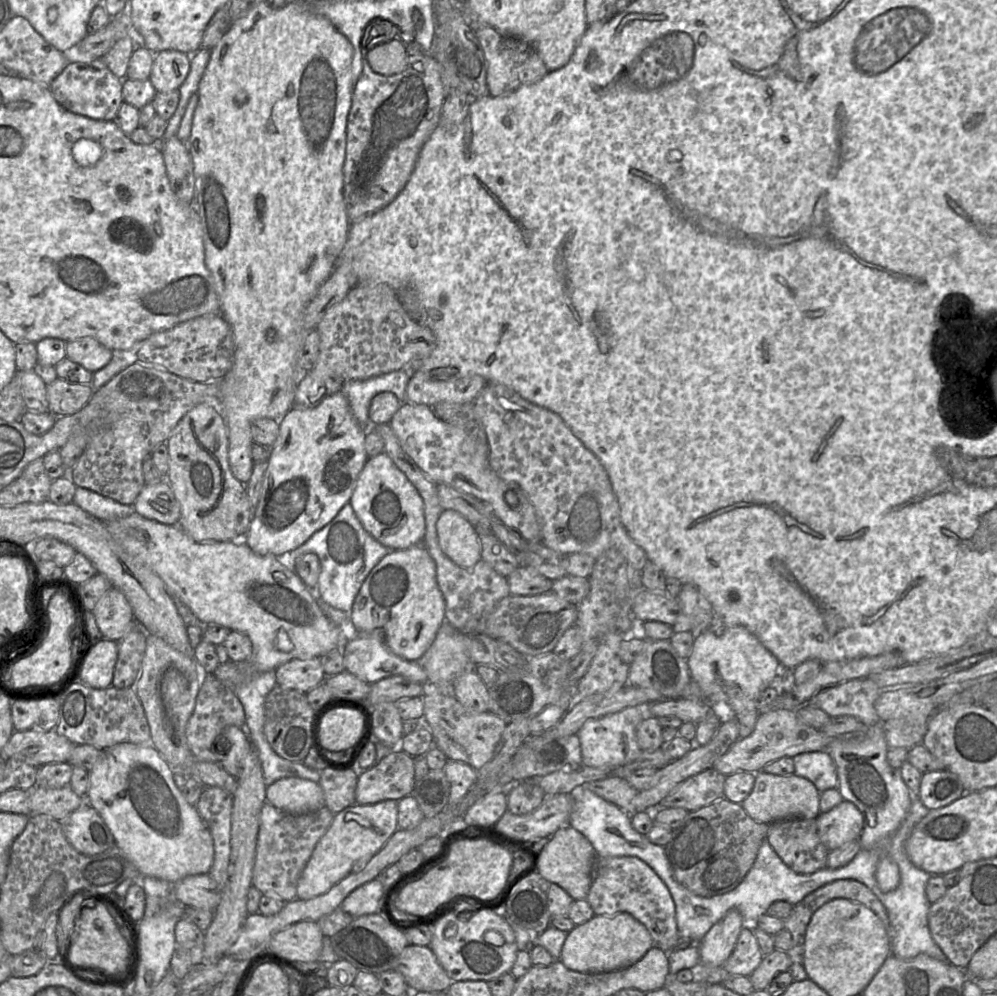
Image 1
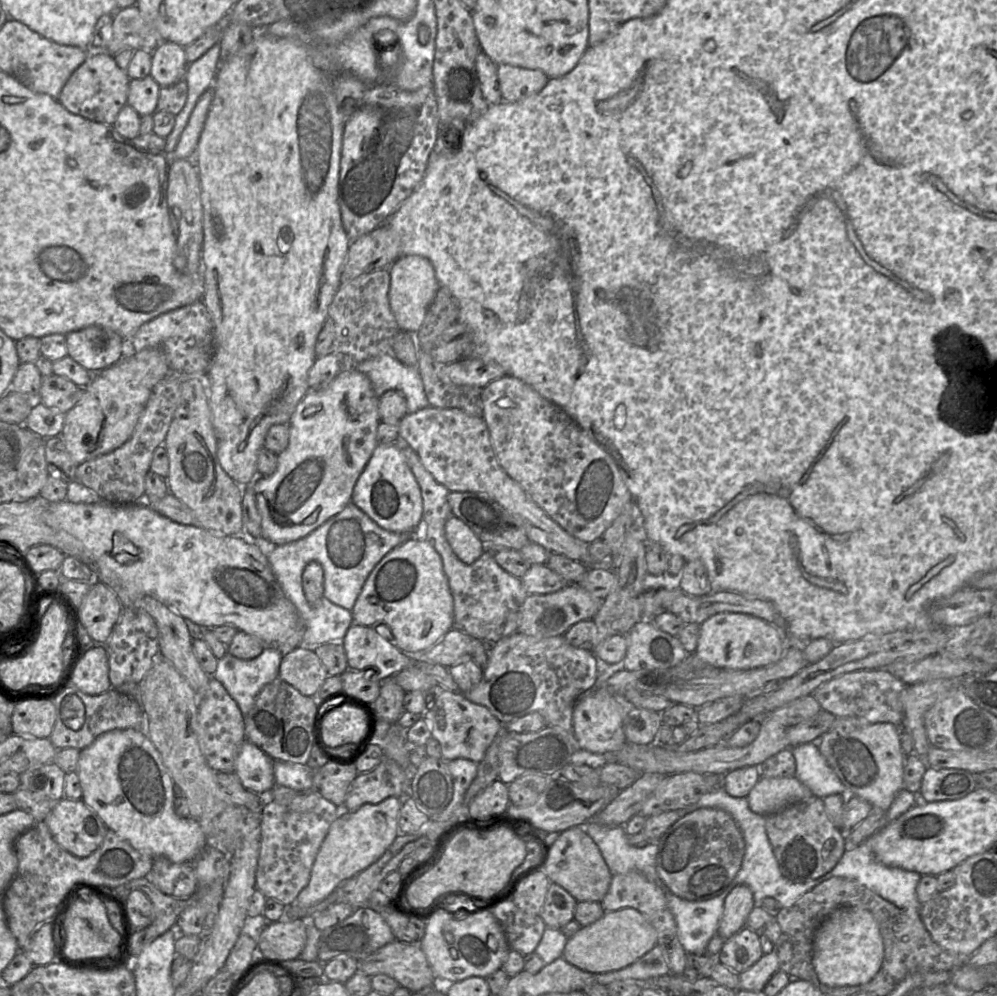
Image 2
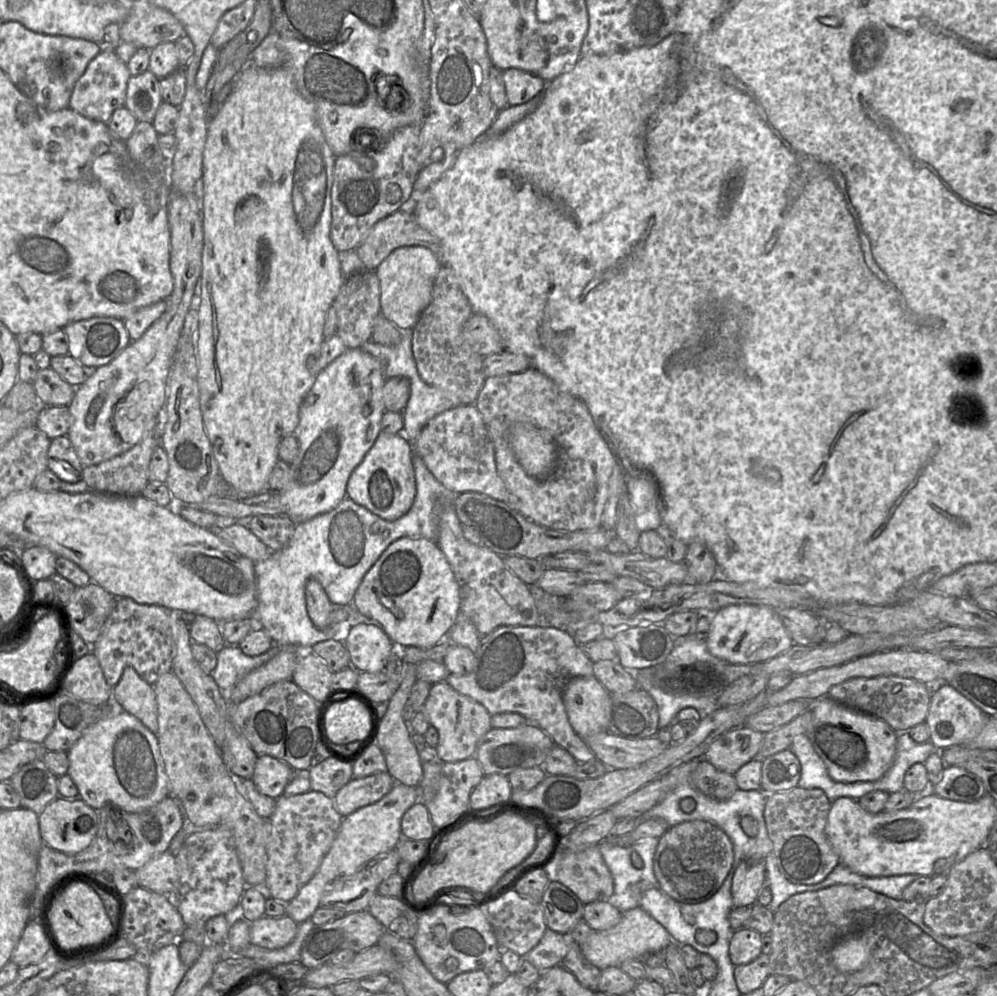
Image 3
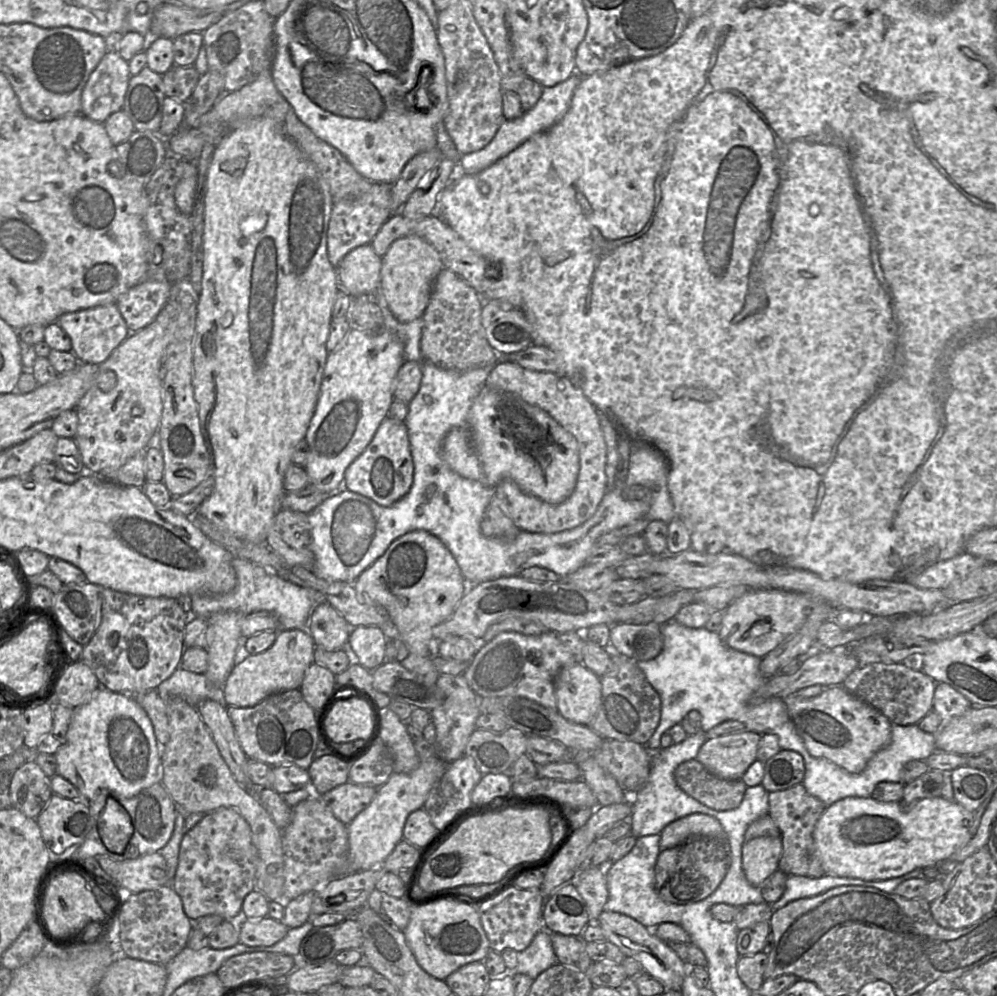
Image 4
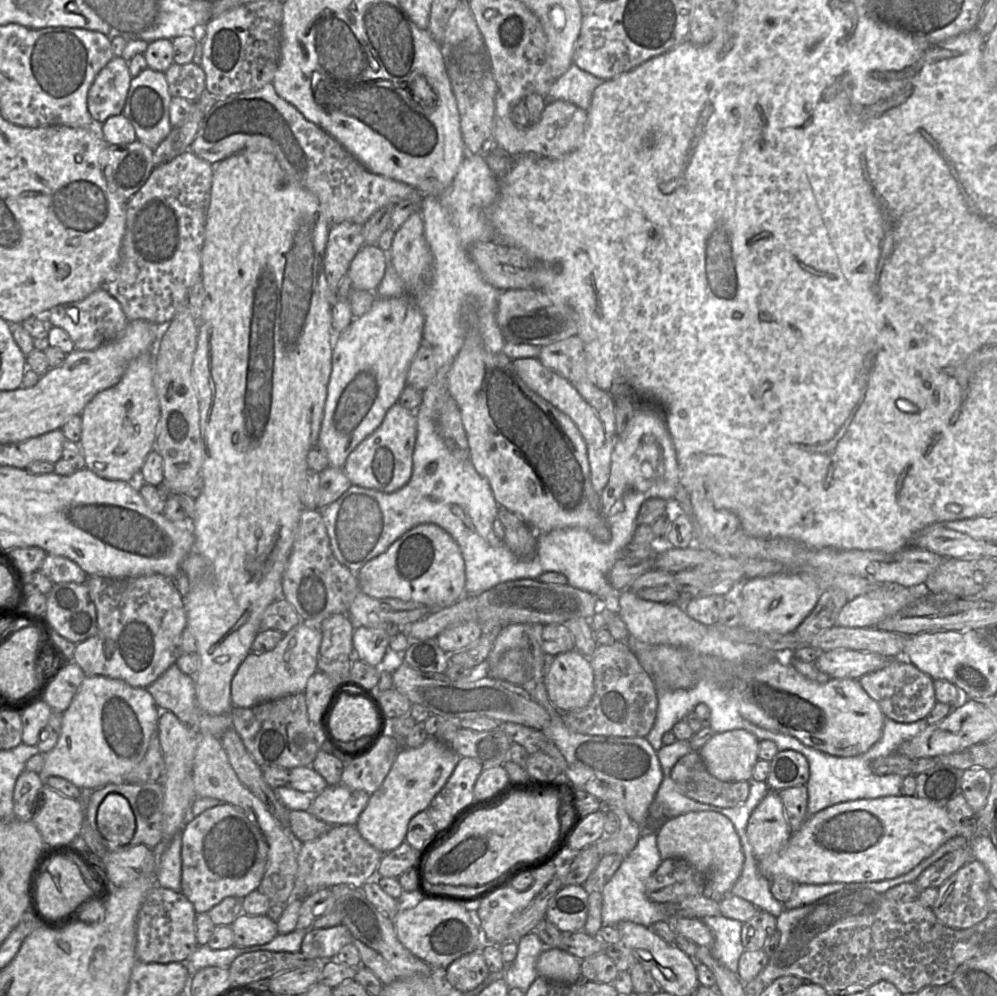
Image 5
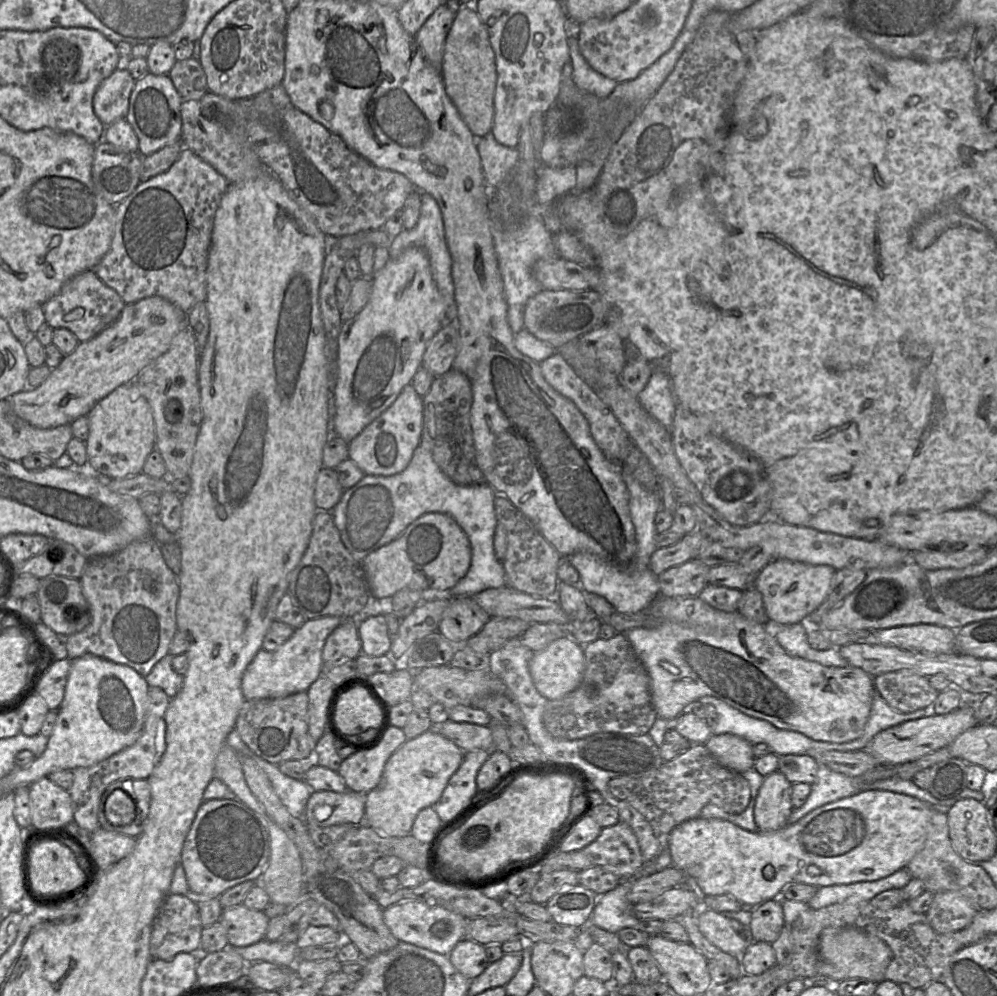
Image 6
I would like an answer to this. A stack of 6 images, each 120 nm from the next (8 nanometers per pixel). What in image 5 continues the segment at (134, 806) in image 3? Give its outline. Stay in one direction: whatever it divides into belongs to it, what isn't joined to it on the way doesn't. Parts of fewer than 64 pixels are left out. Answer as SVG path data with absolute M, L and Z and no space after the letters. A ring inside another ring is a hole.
M85 676L77 693L71 701L69 707L62 713L61 733L54 748L44 755L45 762L42 770L38 774L40 779L45 782L49 777L61 777L82 791L93 791L108 784L119 784L126 782L128 774L141 762L144 758L150 739L157 732L158 718L161 710L155 705L155 702L146 688L132 687L128 683L120 679L113 679L105 676Z

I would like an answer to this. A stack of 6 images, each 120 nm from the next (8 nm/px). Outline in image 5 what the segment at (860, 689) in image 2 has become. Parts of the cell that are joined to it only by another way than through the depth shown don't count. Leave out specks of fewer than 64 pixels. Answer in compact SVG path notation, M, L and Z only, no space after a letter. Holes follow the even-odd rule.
M893 659L884 668L858 679L862 688L880 706L885 718L912 723L925 718L936 704L934 681L915 665L904 659Z

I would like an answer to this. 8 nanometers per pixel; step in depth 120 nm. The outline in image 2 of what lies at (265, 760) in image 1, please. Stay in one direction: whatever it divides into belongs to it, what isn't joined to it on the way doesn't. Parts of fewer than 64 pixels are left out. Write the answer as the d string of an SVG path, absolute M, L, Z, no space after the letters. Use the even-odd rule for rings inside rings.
M273 760L273 774L276 786L288 787L298 793L313 789L313 771L307 765Z

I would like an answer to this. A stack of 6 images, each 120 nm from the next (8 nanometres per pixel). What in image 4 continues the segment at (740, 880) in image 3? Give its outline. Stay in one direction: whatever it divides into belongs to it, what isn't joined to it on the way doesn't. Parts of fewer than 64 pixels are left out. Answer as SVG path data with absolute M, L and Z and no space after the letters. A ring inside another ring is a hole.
M769 814L752 822L742 847L742 868L748 882L760 887L779 869L782 851L780 830Z

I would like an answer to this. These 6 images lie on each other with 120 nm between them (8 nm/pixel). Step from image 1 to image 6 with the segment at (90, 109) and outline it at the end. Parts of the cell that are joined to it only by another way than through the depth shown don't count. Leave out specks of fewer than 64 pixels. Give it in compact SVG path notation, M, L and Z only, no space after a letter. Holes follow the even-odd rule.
M120 66L98 86L93 97L93 109L104 125L125 119L134 84L129 71Z

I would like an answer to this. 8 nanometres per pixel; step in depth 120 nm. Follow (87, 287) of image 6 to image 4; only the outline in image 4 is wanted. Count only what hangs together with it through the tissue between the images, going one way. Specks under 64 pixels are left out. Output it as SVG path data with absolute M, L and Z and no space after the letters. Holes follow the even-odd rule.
M115 303L67 312L60 315L55 322L68 335L71 351L81 363L100 364L130 333Z

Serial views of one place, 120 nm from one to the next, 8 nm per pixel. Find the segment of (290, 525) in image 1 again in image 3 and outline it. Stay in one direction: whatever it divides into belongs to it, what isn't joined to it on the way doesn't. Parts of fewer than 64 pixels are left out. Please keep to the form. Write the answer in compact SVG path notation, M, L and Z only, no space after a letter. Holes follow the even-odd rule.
M362 347L346 349L317 374L300 405L299 423L293 433L299 452L289 464L287 483L278 491L284 515L295 524L331 511L347 496L352 472L381 432L386 380L381 359Z

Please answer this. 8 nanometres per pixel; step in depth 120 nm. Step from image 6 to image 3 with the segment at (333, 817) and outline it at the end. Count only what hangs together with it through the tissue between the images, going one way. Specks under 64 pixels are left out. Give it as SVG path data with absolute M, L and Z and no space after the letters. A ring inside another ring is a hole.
M387 771L363 778L353 778L333 798L334 807L342 817L346 817L362 807L379 801L395 784L395 780Z

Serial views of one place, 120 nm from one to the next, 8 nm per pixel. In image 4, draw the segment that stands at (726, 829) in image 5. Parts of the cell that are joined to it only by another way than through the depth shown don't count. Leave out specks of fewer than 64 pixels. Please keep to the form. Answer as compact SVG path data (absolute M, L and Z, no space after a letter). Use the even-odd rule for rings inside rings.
M693 813L668 824L660 835L660 851L682 845L697 837L724 840L725 832L720 822L709 815Z

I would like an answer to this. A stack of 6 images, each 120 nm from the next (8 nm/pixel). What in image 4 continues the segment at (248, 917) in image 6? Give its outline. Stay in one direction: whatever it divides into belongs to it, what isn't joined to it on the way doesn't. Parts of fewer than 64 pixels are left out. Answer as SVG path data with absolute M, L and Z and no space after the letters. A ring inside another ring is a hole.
M270 917L248 920L240 927L239 942L251 947L272 946L281 941L289 928L281 921Z

